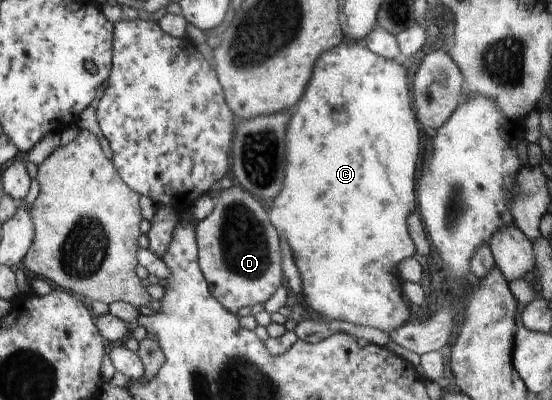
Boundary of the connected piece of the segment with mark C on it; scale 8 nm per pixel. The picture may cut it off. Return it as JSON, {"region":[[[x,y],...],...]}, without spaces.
{"region":[[[347,40],[338,44],[336,48],[324,52],[318,62],[314,64],[312,78],[306,86],[304,96],[300,98],[294,114],[290,118],[287,127],[286,140],[286,162],[288,162],[288,188],[280,192],[280,200],[274,200],[272,204],[272,224],[280,228],[280,236],[286,236],[286,240],[292,246],[294,252],[294,264],[296,264],[302,279],[302,292],[299,296],[300,301],[307,308],[311,308],[323,318],[328,320],[340,320],[350,324],[360,324],[372,328],[380,328],[384,332],[392,332],[400,328],[410,312],[406,306],[406,300],[402,296],[402,286],[398,278],[398,262],[404,258],[412,258],[416,248],[406,230],[406,216],[412,214],[416,208],[416,166],[420,158],[420,132],[416,118],[410,108],[410,96],[408,96],[408,74],[406,70],[395,60],[388,60],[366,48],[361,40]]]}

